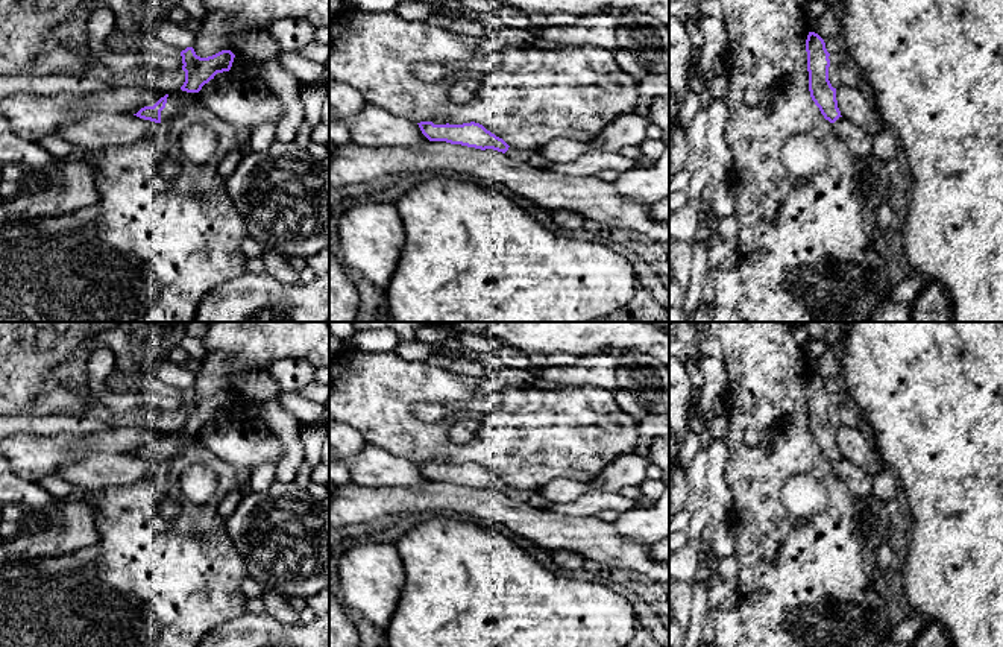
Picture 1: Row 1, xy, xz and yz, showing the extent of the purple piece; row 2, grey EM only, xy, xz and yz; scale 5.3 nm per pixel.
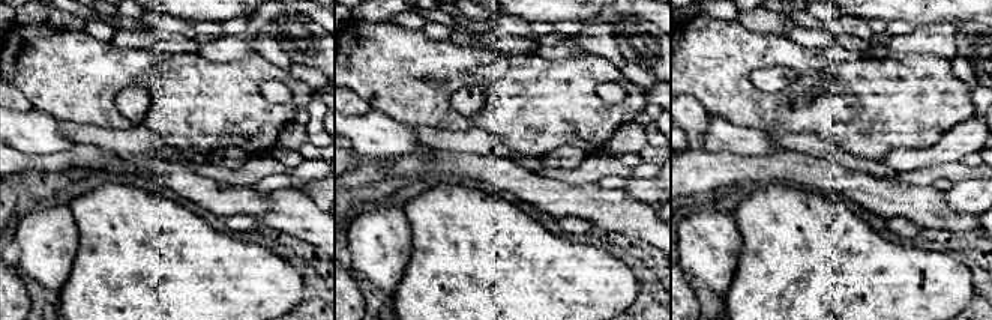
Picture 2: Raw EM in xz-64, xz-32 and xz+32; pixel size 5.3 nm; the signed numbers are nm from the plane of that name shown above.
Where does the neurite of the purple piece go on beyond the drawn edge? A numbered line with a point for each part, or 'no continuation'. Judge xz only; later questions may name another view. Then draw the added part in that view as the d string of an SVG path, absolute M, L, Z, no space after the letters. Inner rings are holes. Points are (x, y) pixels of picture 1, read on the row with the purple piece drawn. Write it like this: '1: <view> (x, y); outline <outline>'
1: xz (528, 157); outline M508 147L505 155L511 159L525 163L525 164L536 167L536 169L546 169L549 166L549 161L545 159L540 152L517 150L514 147Z

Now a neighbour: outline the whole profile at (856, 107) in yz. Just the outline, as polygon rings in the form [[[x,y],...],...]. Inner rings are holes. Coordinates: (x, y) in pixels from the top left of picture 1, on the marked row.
[[[841,85],[836,88],[836,100],[841,115],[874,135],[880,128],[880,117],[873,108],[869,96],[859,88]]]

